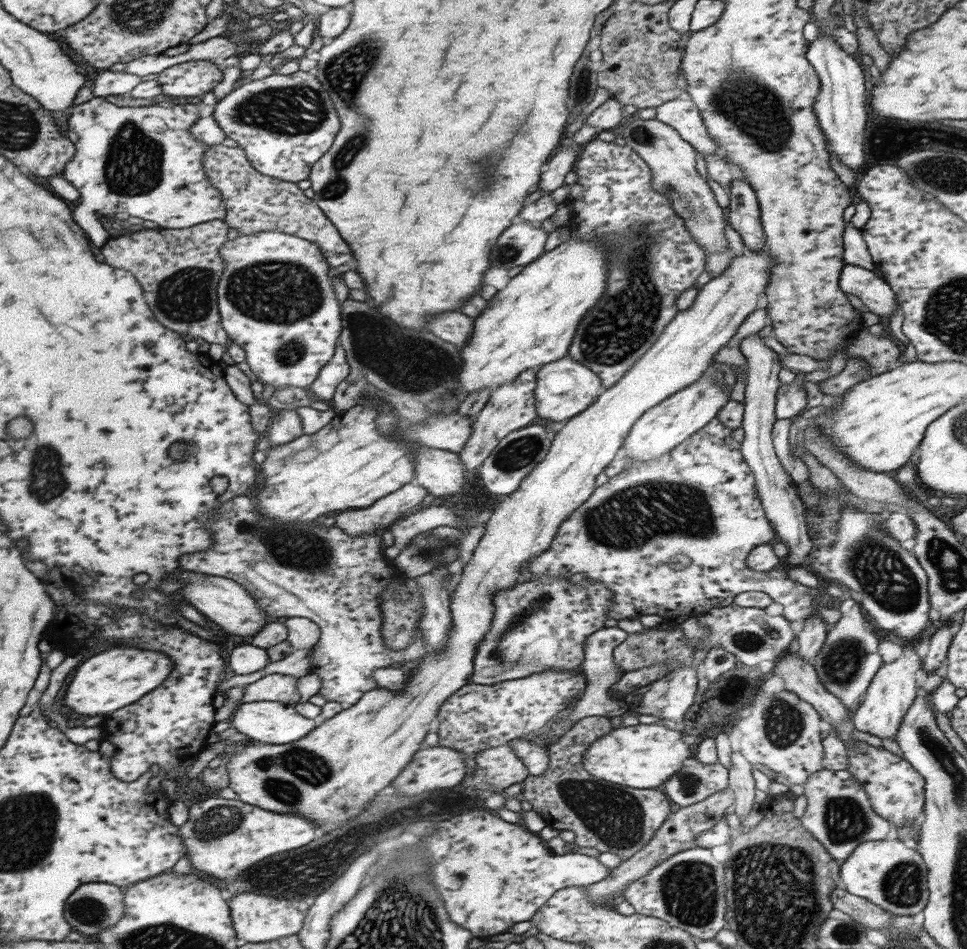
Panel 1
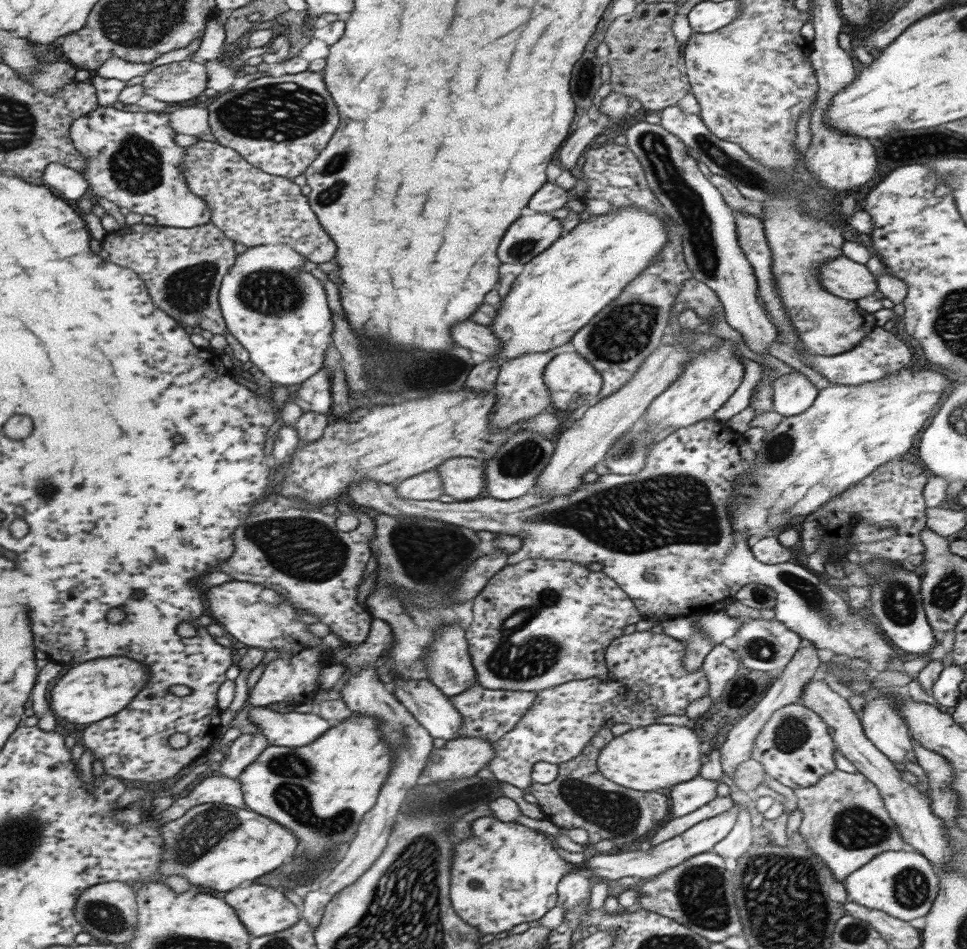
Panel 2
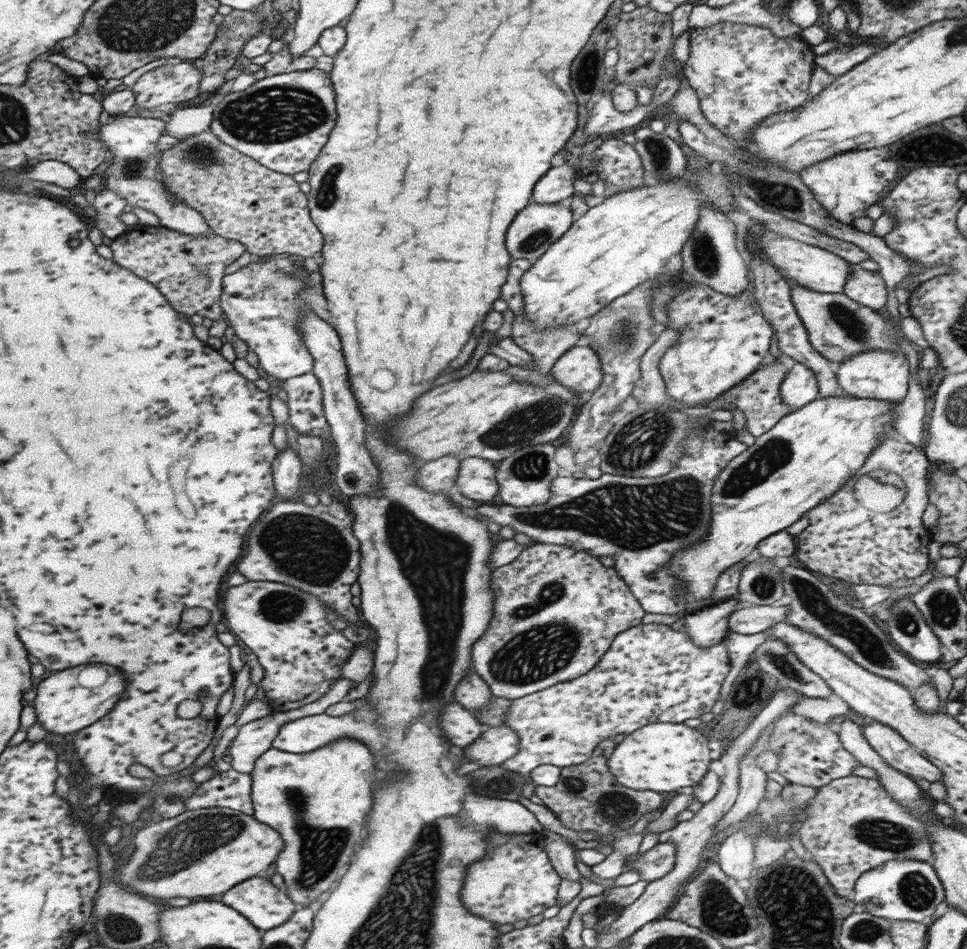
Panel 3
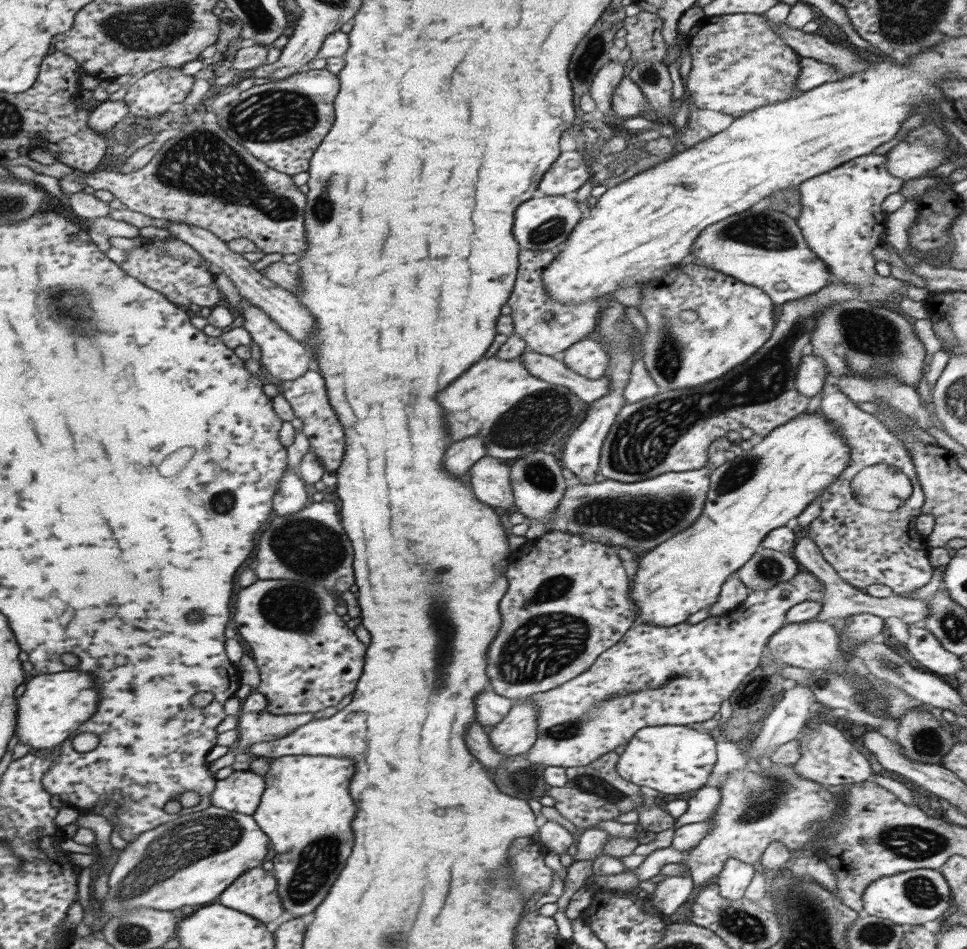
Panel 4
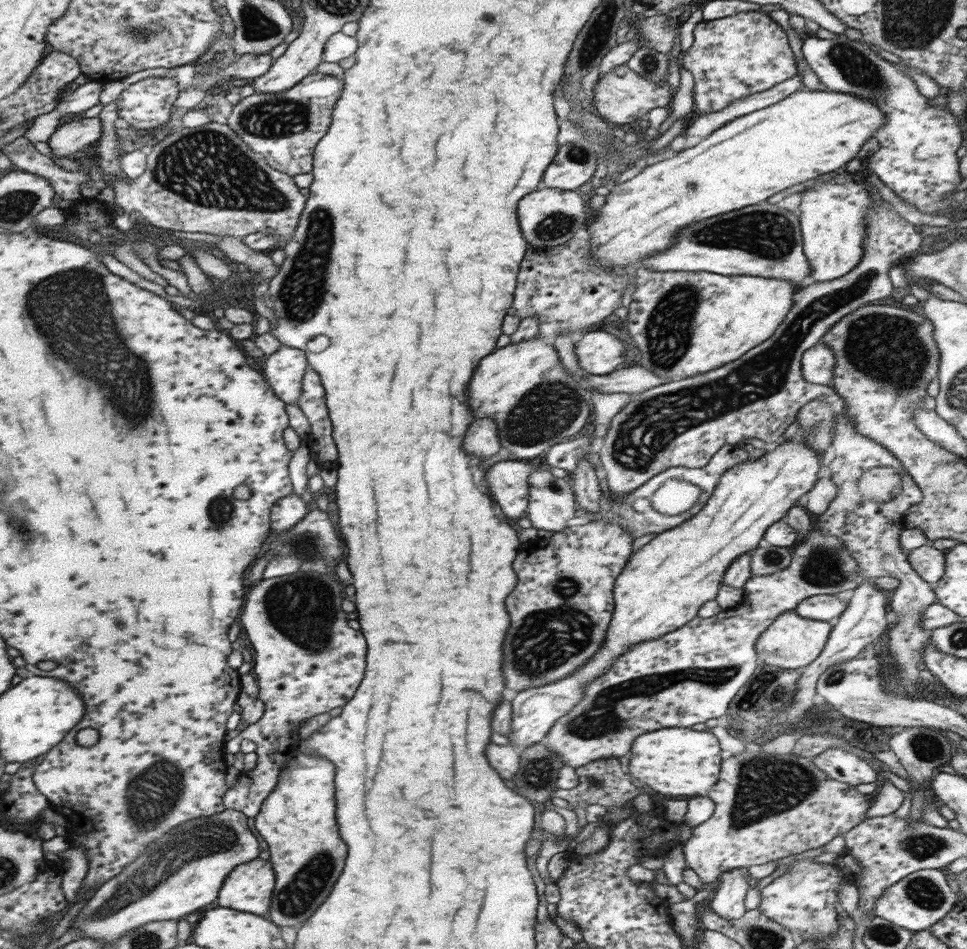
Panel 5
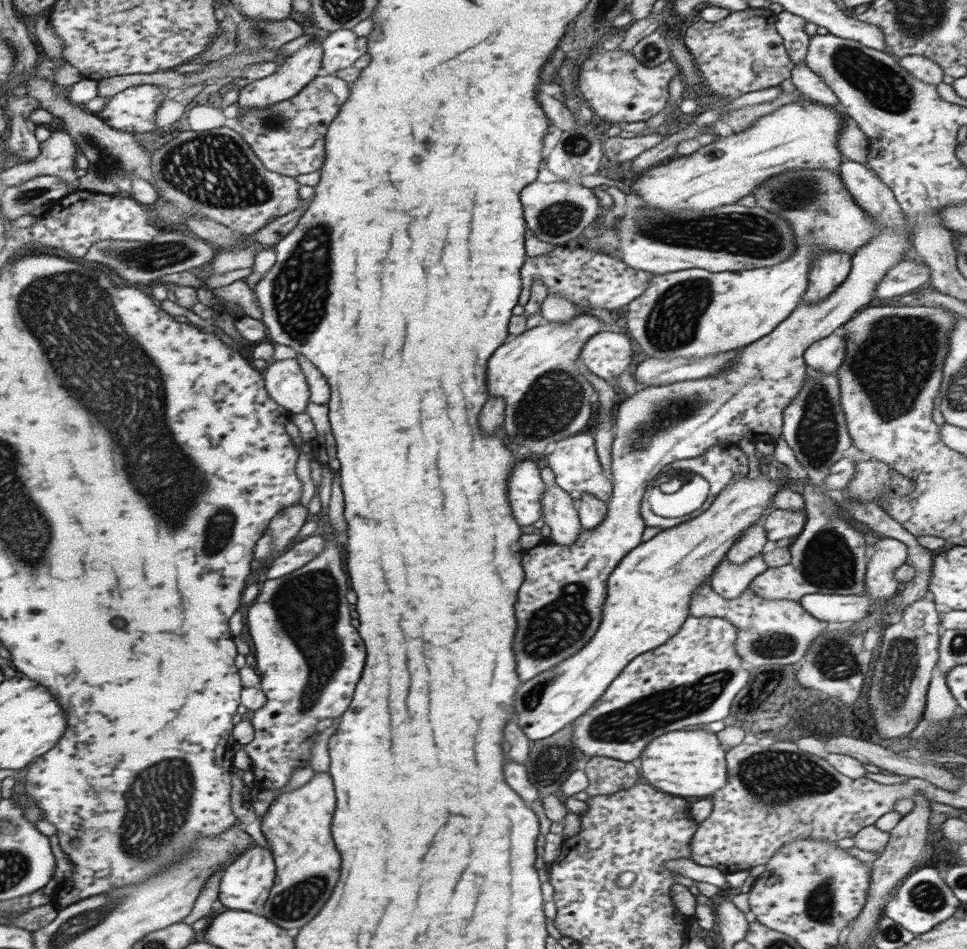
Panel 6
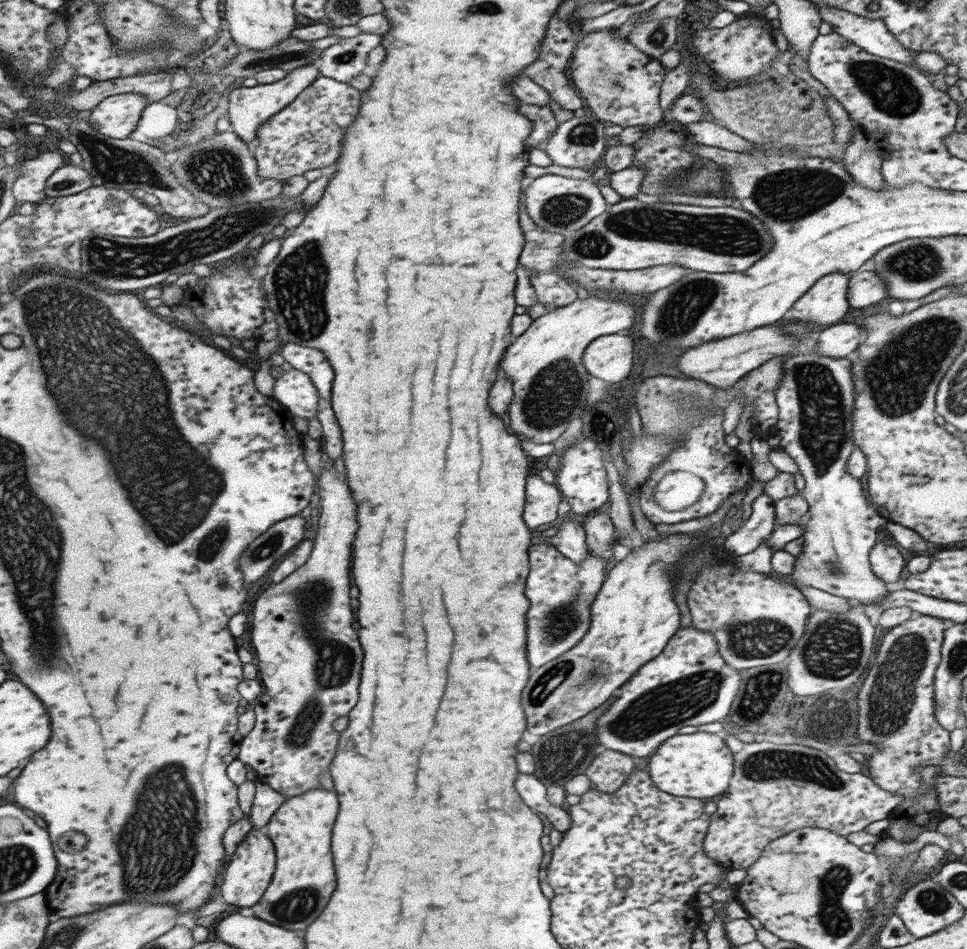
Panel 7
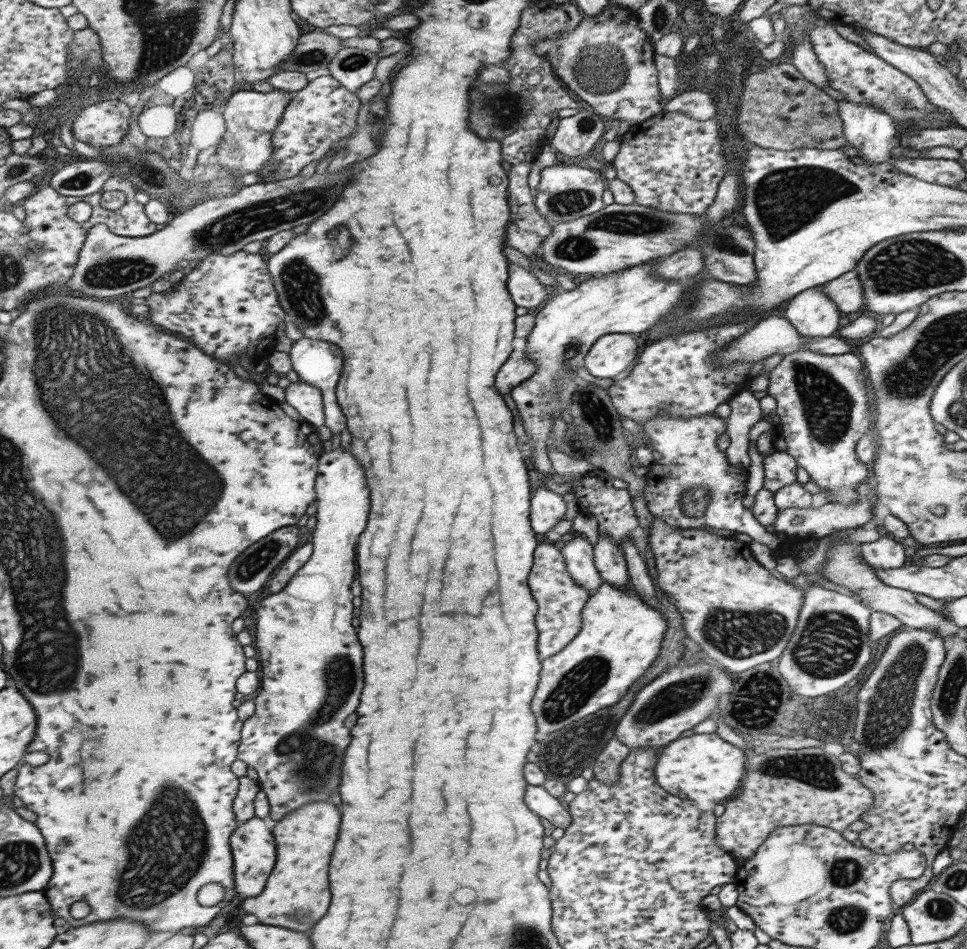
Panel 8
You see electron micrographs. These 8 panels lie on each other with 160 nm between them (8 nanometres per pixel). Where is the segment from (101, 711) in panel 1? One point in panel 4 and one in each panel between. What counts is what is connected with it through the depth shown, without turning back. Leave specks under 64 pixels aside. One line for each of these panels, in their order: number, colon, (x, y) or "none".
2: (89, 691)
3: (65, 703)
4: (53, 705)

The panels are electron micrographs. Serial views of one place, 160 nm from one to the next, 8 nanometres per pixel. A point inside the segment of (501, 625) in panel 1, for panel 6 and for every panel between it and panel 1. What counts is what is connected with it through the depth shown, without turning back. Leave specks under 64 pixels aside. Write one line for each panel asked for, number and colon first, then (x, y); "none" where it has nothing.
2: (536, 624)
3: (555, 611)
4: (566, 601)
5: (560, 607)
6: (558, 607)

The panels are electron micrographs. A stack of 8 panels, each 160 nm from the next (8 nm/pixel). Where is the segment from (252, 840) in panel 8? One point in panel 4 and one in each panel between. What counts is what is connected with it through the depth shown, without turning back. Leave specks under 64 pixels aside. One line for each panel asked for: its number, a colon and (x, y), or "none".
4: (254, 892)
5: (248, 887)
6: (245, 882)
7: (249, 869)

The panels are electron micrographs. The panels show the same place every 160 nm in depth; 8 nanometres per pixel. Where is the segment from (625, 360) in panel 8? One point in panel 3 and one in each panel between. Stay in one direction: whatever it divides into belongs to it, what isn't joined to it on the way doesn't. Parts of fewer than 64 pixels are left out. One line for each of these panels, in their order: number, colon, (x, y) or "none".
3: (578, 369)
4: (588, 357)
5: (597, 352)
6: (605, 354)
7: (608, 357)

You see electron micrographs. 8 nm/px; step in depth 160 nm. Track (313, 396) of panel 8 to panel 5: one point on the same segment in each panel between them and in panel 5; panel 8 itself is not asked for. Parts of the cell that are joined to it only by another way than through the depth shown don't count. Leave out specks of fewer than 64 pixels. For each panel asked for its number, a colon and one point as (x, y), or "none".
5: (283, 369)
6: (285, 383)
7: (293, 390)

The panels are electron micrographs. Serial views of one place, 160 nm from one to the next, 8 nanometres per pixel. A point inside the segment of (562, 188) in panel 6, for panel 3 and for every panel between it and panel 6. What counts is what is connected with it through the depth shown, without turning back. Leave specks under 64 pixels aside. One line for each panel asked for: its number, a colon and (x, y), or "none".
3: (532, 230)
4: (539, 224)
5: (547, 217)

